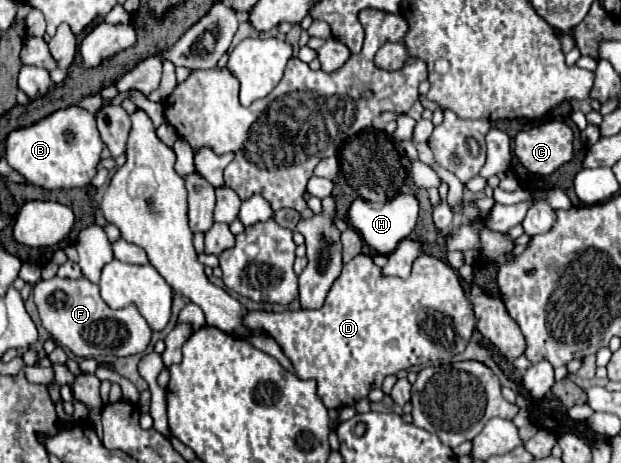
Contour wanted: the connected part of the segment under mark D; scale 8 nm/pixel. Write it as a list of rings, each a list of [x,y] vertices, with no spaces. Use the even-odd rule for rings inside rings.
[[[361,253],[344,264],[340,277],[330,287],[322,309],[284,313],[250,311],[248,317],[244,317],[244,323],[256,329],[268,329],[268,335],[276,339],[276,343],[284,349],[284,355],[292,361],[296,375],[300,379],[314,379],[320,401],[328,409],[340,409],[368,397],[374,383],[376,387],[382,387],[384,377],[396,375],[400,369],[460,355],[472,337],[474,313],[472,307],[468,307],[468,299],[456,271],[440,259],[420,255],[414,261],[410,277],[400,279],[384,277],[380,267],[372,263],[372,257]]]

